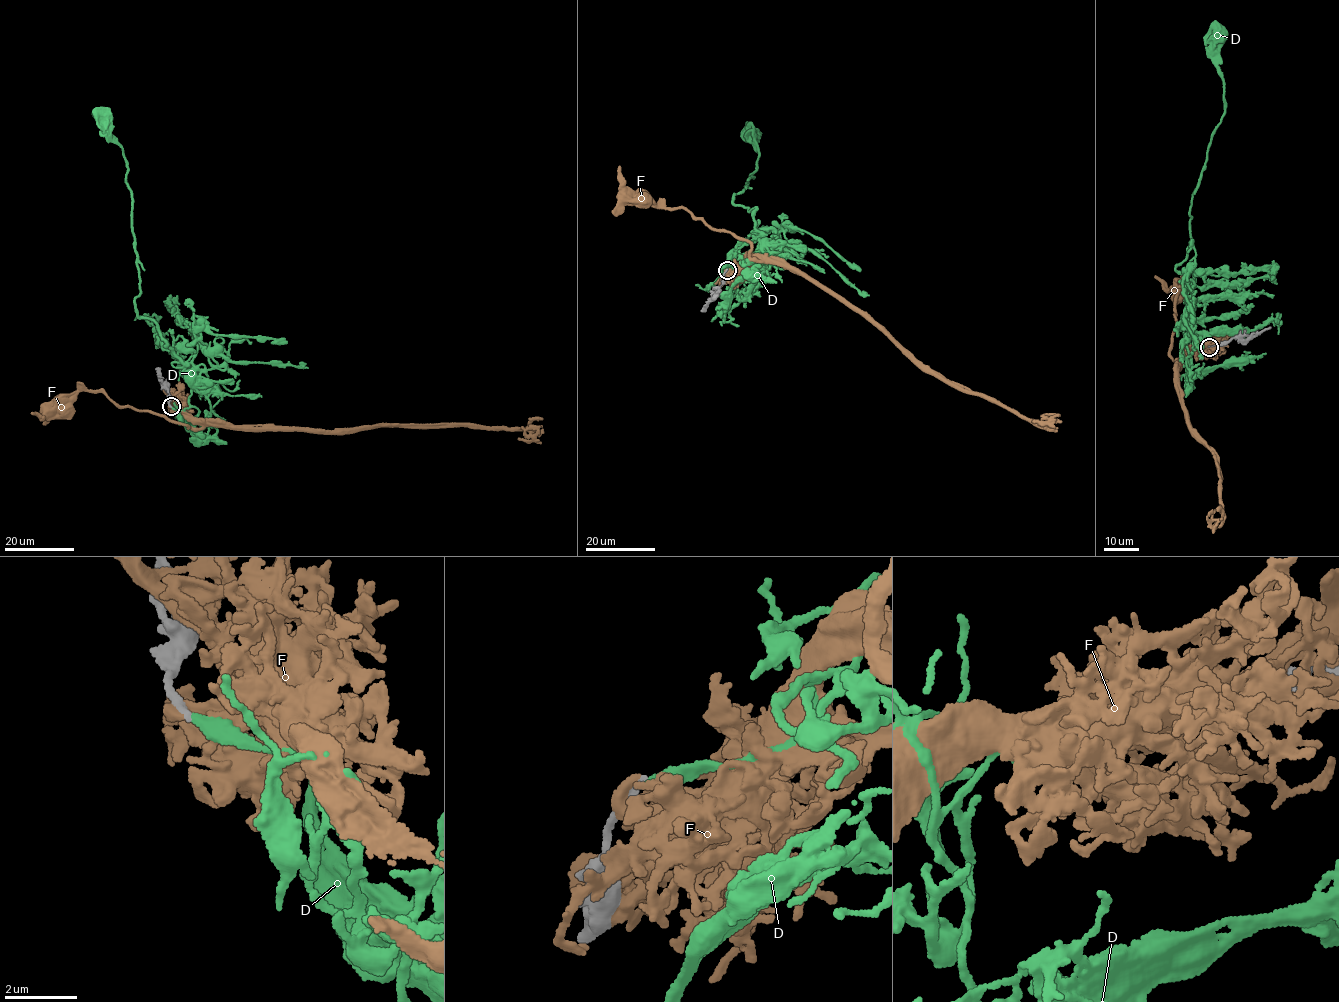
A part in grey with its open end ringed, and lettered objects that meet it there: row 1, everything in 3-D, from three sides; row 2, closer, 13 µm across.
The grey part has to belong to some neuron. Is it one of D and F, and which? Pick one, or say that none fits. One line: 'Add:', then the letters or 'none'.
Add: D

